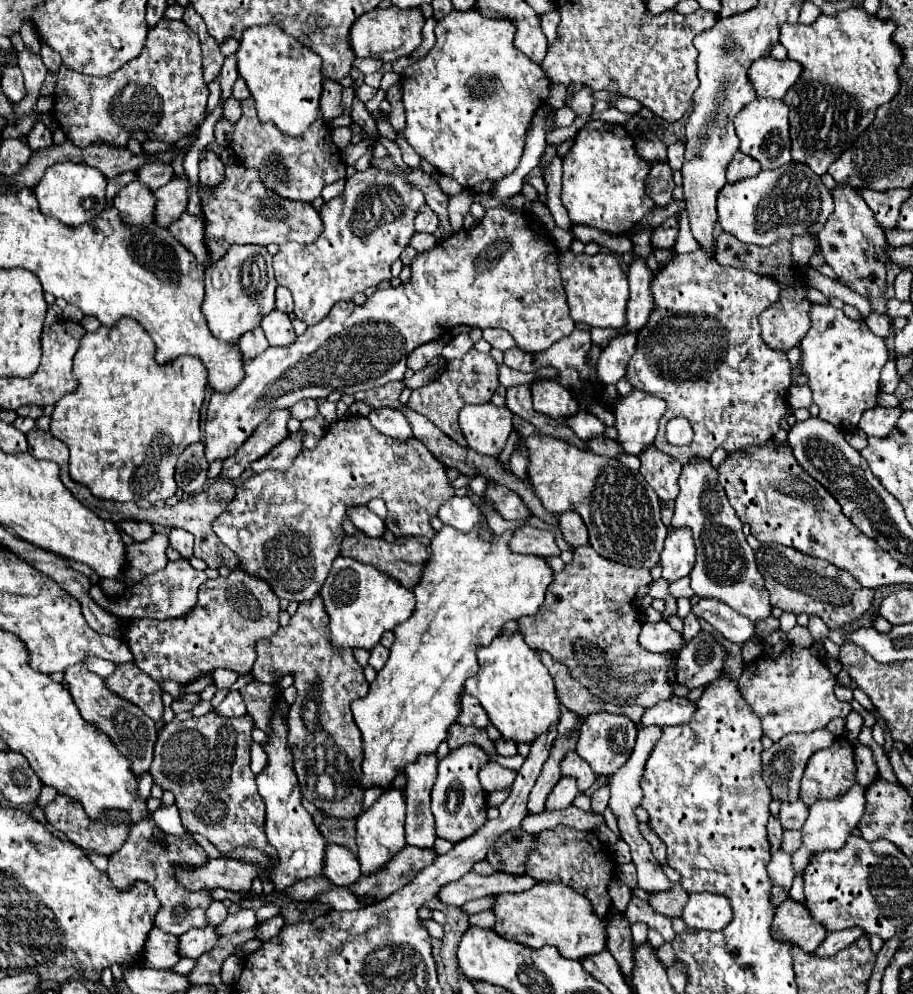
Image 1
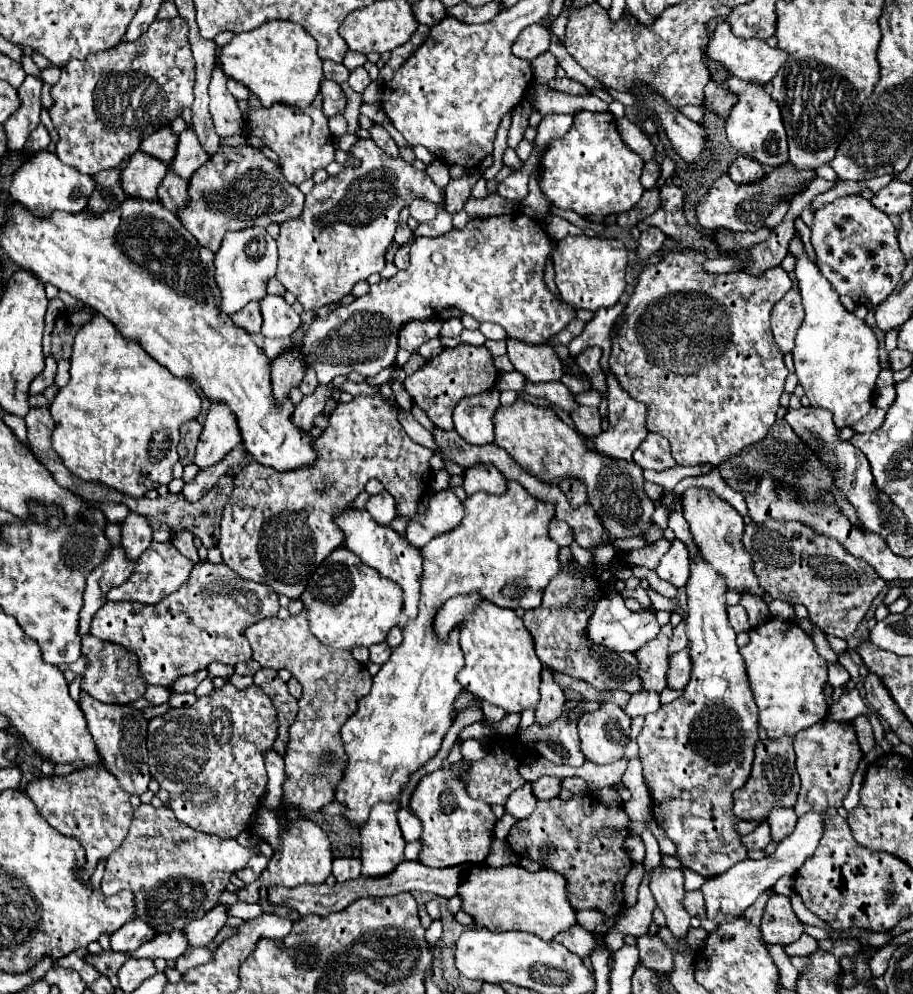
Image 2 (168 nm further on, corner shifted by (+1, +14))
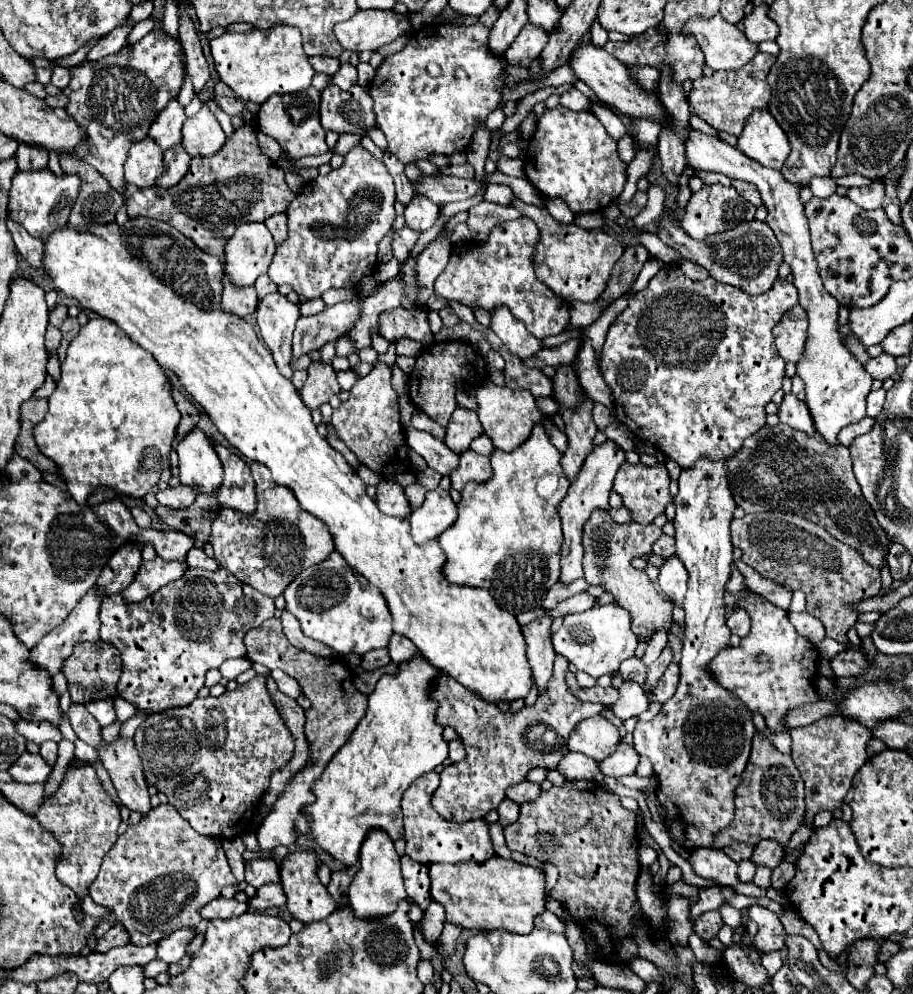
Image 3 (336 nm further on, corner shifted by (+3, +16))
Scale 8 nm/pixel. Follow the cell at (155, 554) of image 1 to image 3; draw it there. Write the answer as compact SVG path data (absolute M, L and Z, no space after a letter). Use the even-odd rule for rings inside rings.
M97 586L95 588L91 588L91 592L87 592L79 602L77 602L77 606L73 608L73 612L67 616L67 620L59 626L59 628L55 628L55 630L51 630L33 650L31 650L31 660L37 664L39 662L39 666L45 666L51 674L57 674L59 670L61 670L61 666L63 666L63 660L67 658L67 656L71 656L71 652L73 652L73 646L77 644L77 642L97 642L99 640L99 608L101 608L101 600L105 598L105 596L99 596L101 592L97 590Z

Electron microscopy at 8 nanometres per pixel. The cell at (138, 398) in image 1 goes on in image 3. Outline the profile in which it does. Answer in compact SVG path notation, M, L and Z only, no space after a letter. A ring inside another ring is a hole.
M107 318L89 320L71 340L67 358L61 364L61 380L49 396L49 412L43 422L35 426L35 442L45 456L59 464L73 500L85 504L95 486L111 486L117 488L119 494L143 498L159 484L161 472L171 470L171 442L181 416L167 380L157 360L137 344L131 344L131 340L119 332L119 326Z

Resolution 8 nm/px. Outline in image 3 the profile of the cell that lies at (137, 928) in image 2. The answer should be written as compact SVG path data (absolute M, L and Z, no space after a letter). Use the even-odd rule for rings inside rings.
M115 924L103 938L99 938L97 952L107 952L109 948L115 948L115 946L127 946L129 942L131 942L131 938L129 938L129 932L125 930L125 926Z

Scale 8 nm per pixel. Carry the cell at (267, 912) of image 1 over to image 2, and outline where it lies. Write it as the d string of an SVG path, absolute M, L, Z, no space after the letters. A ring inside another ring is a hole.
M245 902L231 904L225 910L229 910L229 916L241 918L241 920L251 920L251 918L257 918L261 914L261 906L259 904L245 904Z

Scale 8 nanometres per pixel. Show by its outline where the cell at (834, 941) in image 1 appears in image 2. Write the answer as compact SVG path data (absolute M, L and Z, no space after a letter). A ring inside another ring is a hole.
M803 934L797 942L785 946L787 956L809 956L813 950L817 950L817 942L815 942L815 938L811 938L807 934Z

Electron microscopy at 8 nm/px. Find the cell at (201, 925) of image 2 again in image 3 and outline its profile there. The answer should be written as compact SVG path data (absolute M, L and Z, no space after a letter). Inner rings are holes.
M179 928L173 934L169 934L167 938L163 938L159 942L159 952L157 958L171 964L171 962L179 962L185 956L187 944L193 940L195 936L195 928Z

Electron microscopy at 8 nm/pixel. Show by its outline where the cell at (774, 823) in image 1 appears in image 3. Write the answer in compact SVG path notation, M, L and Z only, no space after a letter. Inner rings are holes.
M743 842L729 844L729 846L725 846L723 850L725 850L725 854L727 854L729 858L733 858L735 862L739 862L739 860L743 860L743 858L751 858L751 856L753 856L753 846L743 844Z

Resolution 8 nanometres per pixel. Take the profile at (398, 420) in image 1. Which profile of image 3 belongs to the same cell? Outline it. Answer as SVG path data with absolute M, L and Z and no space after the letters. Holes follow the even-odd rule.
M413 424L407 426L405 440L411 450L415 450L417 454L421 454L427 460L429 468L437 470L443 476L451 474L451 470L455 470L459 466L459 456L453 450L449 450L443 442L433 438L429 432L421 432L421 430L413 428Z

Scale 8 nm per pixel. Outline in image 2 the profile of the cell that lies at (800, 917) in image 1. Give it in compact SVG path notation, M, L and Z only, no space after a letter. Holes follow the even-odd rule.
M773 894L765 904L761 918L761 934L769 944L787 946L803 934L803 922L795 916L791 900L781 894Z

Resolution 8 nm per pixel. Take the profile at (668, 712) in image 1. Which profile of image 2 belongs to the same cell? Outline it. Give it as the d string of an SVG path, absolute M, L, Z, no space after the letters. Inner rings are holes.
M639 690L637 694L631 696L629 704L623 710L629 718L635 718L635 716L647 716L649 712L657 712L659 706L661 704L659 704L659 694L657 692Z

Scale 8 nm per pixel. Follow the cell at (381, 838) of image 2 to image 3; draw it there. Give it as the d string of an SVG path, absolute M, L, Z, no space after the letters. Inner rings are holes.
M373 828L363 840L361 852L359 852L359 870L347 890L349 894L349 906L359 918L375 918L385 916L387 912L395 910L395 904L403 898L407 898L403 876L399 868L399 854L393 848L391 836L383 828Z

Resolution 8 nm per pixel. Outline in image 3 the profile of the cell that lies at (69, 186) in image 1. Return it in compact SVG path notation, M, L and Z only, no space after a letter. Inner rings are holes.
M49 168L41 170L19 170L13 176L11 190L9 190L9 210L11 218L17 220L27 228L27 232L35 238L45 238L57 226L65 224L69 218L69 210L77 200L81 188L81 178L75 174L61 174L57 176Z

